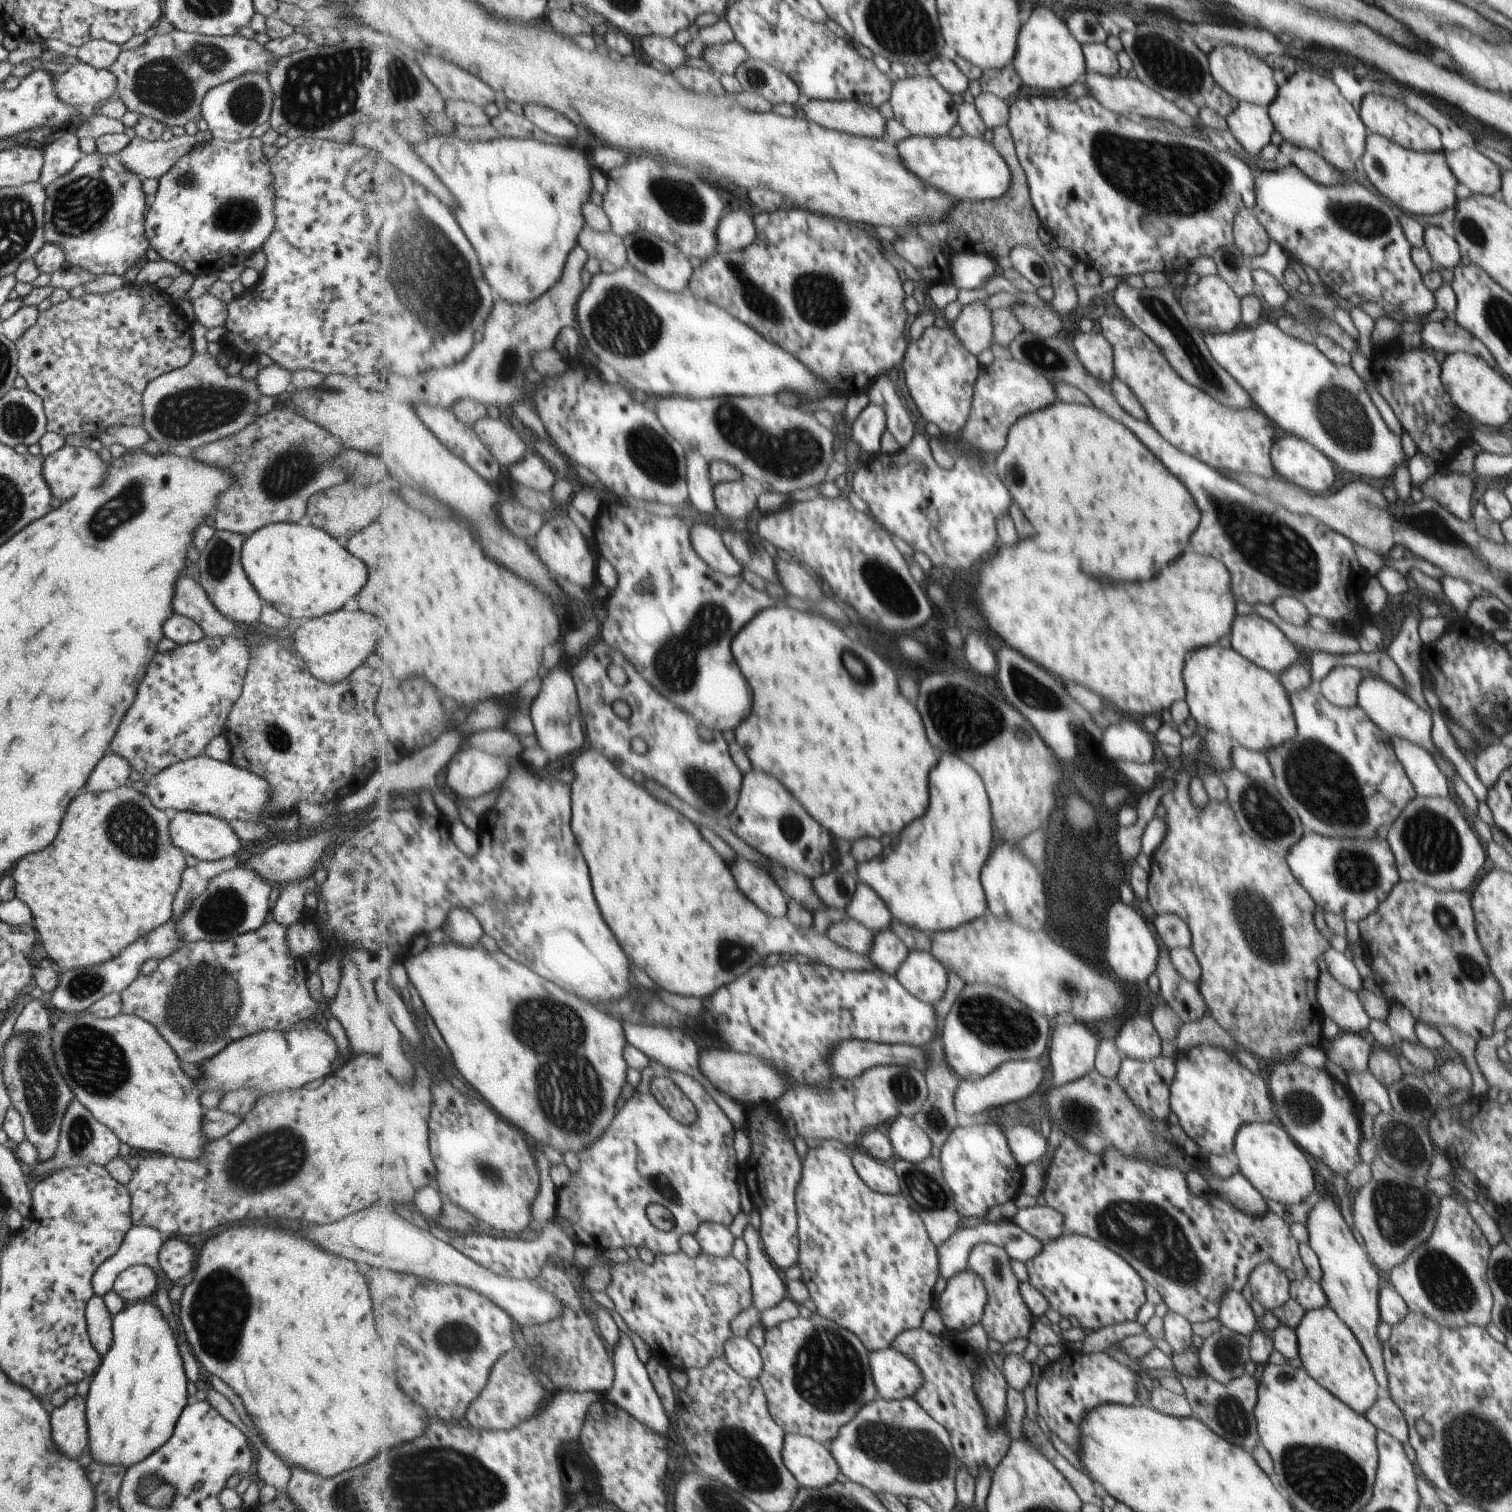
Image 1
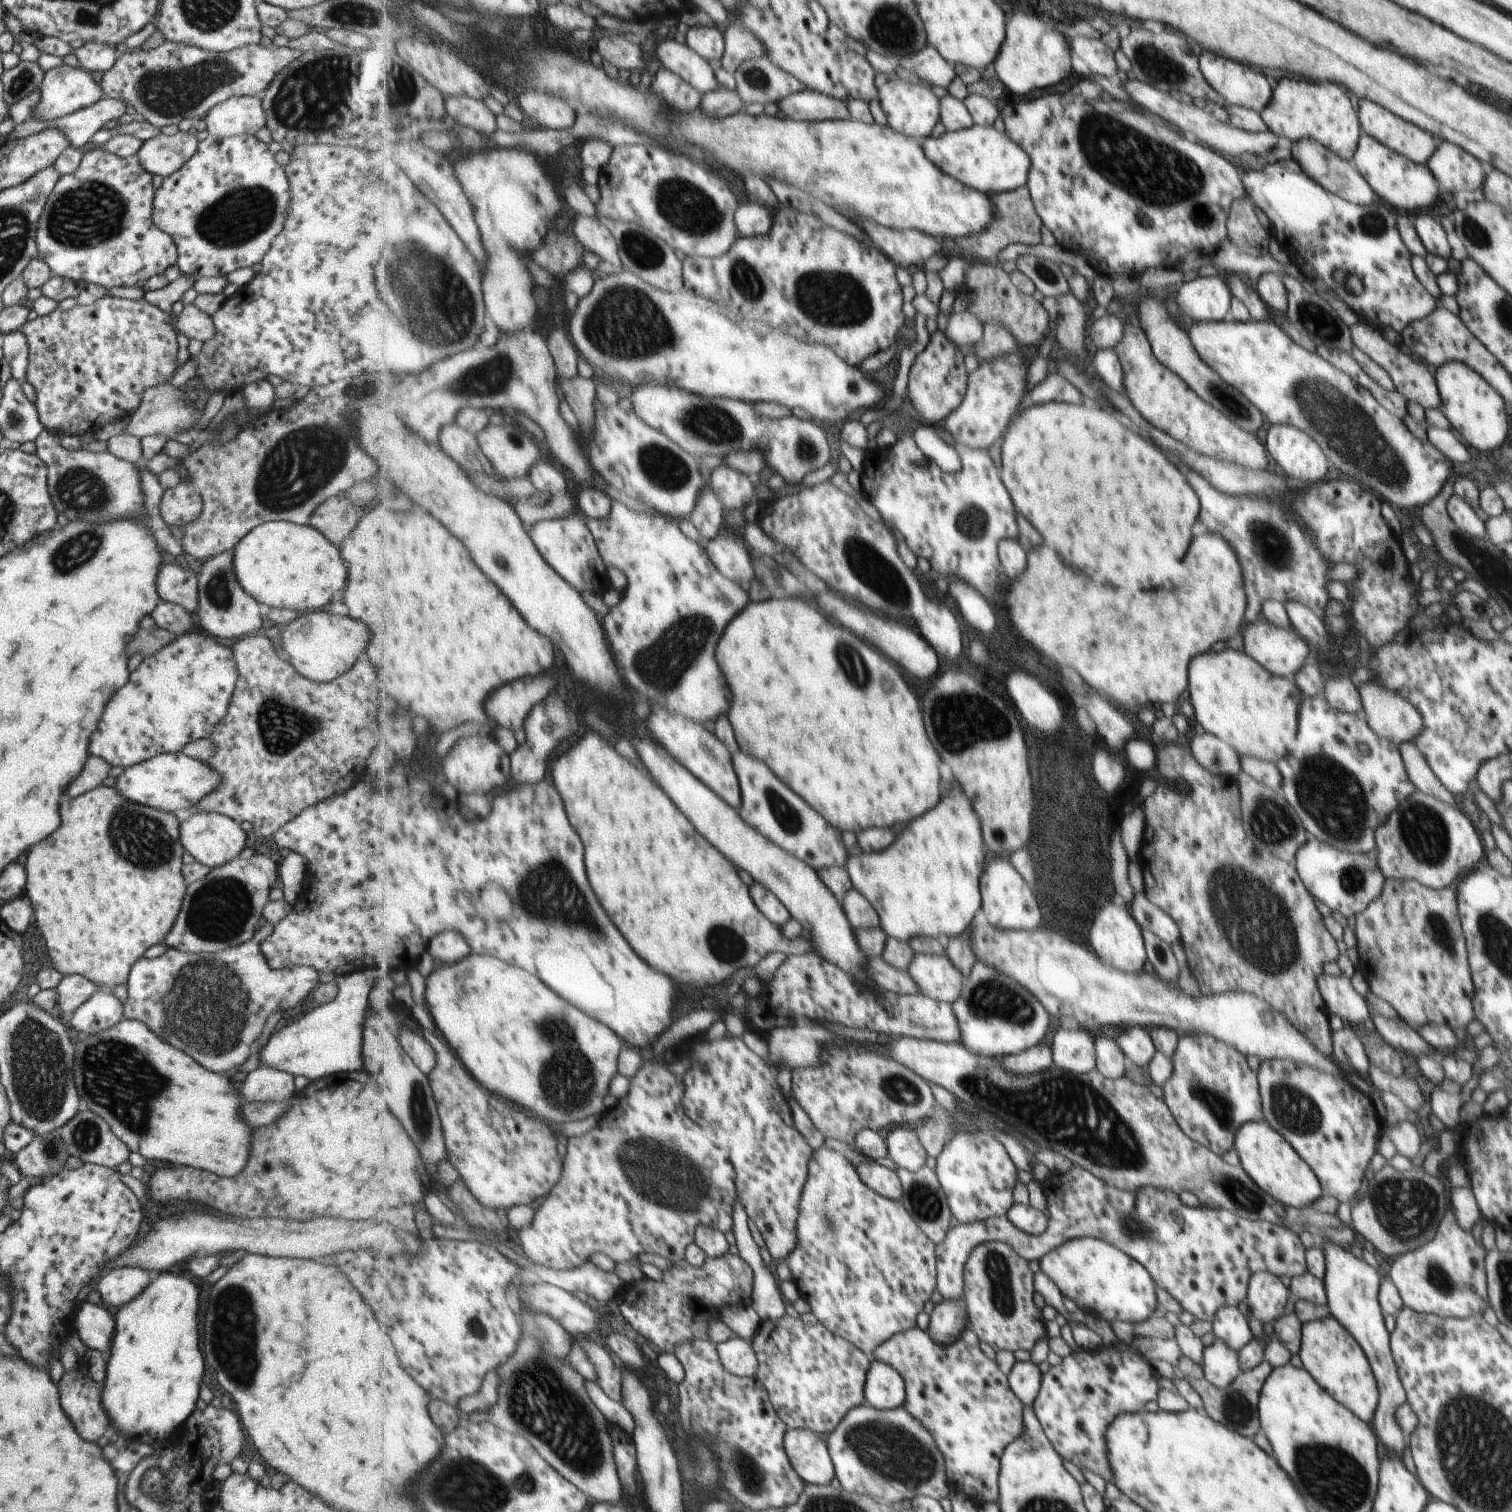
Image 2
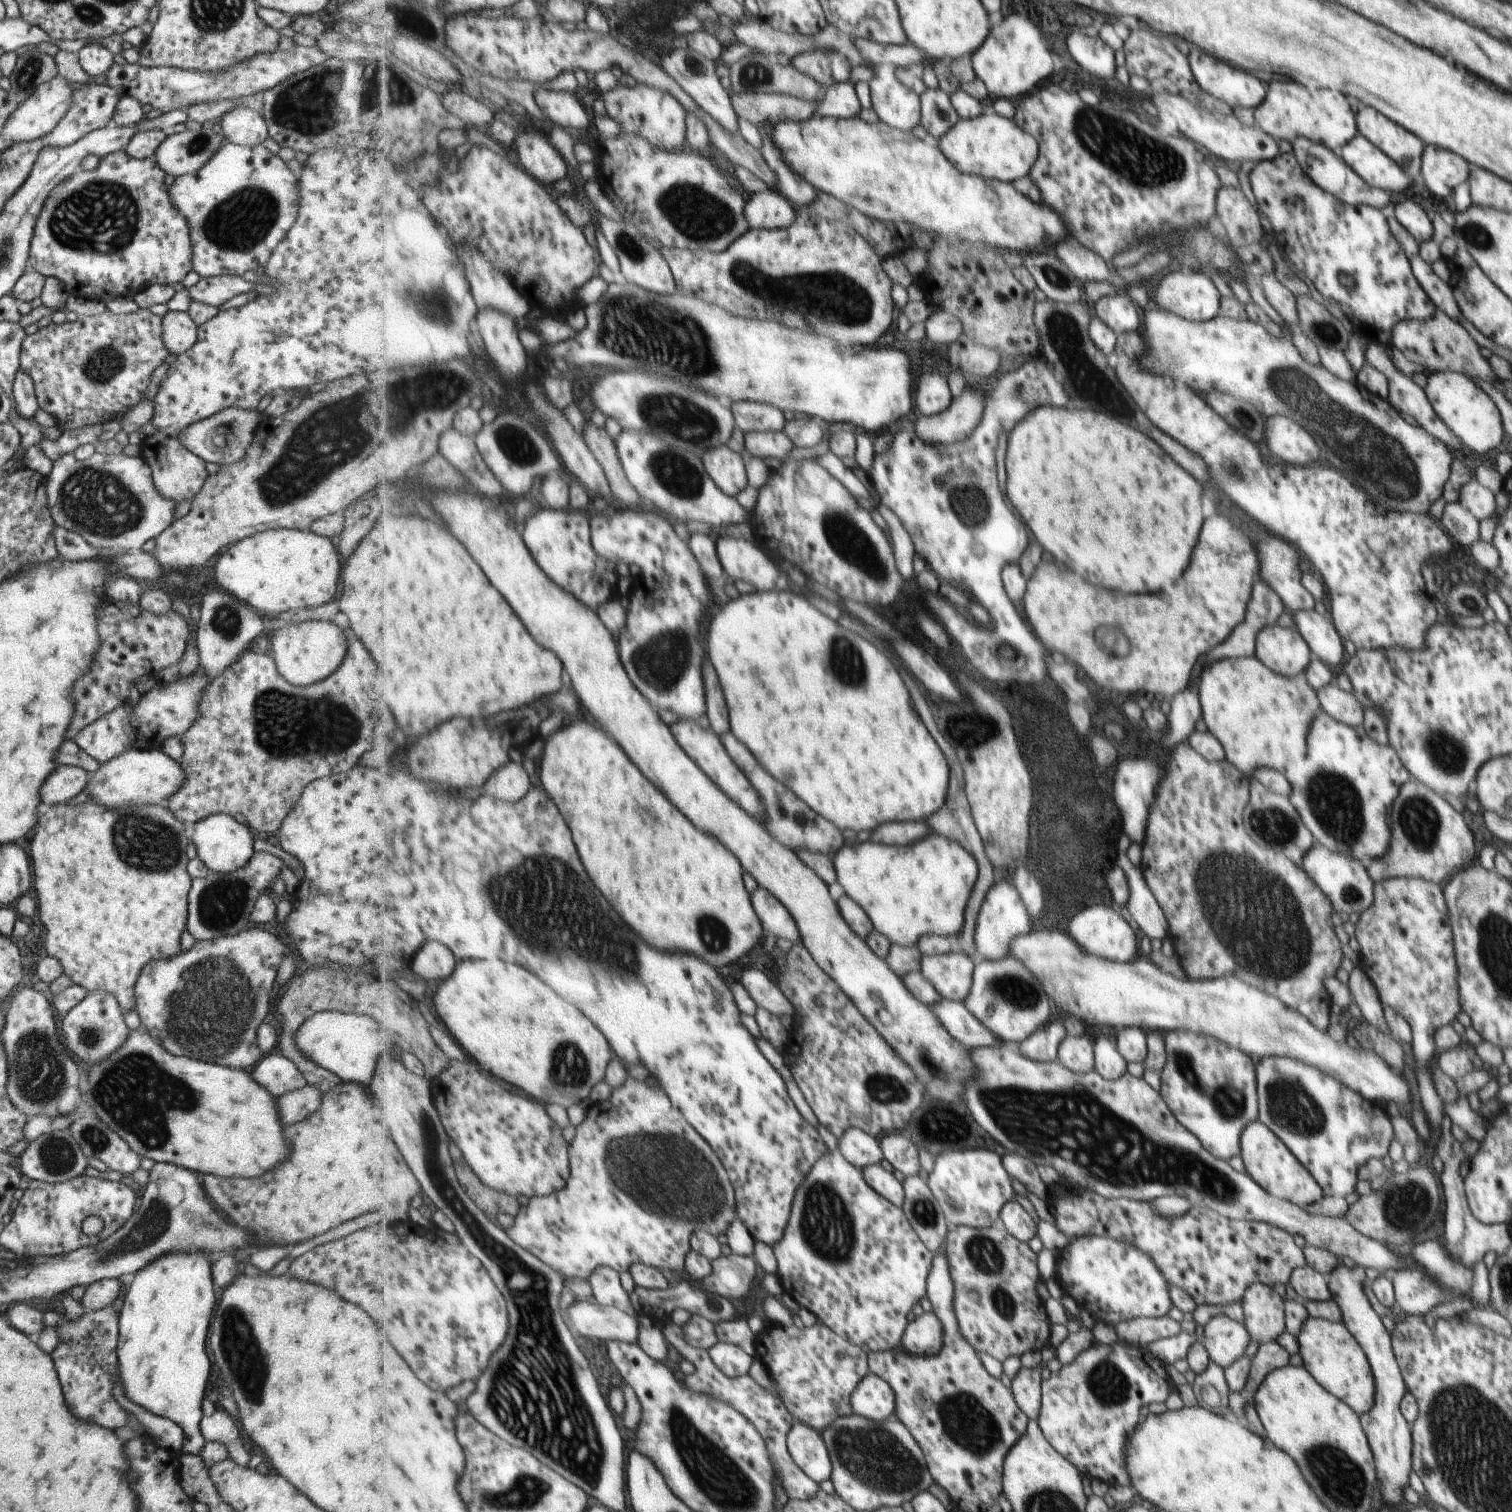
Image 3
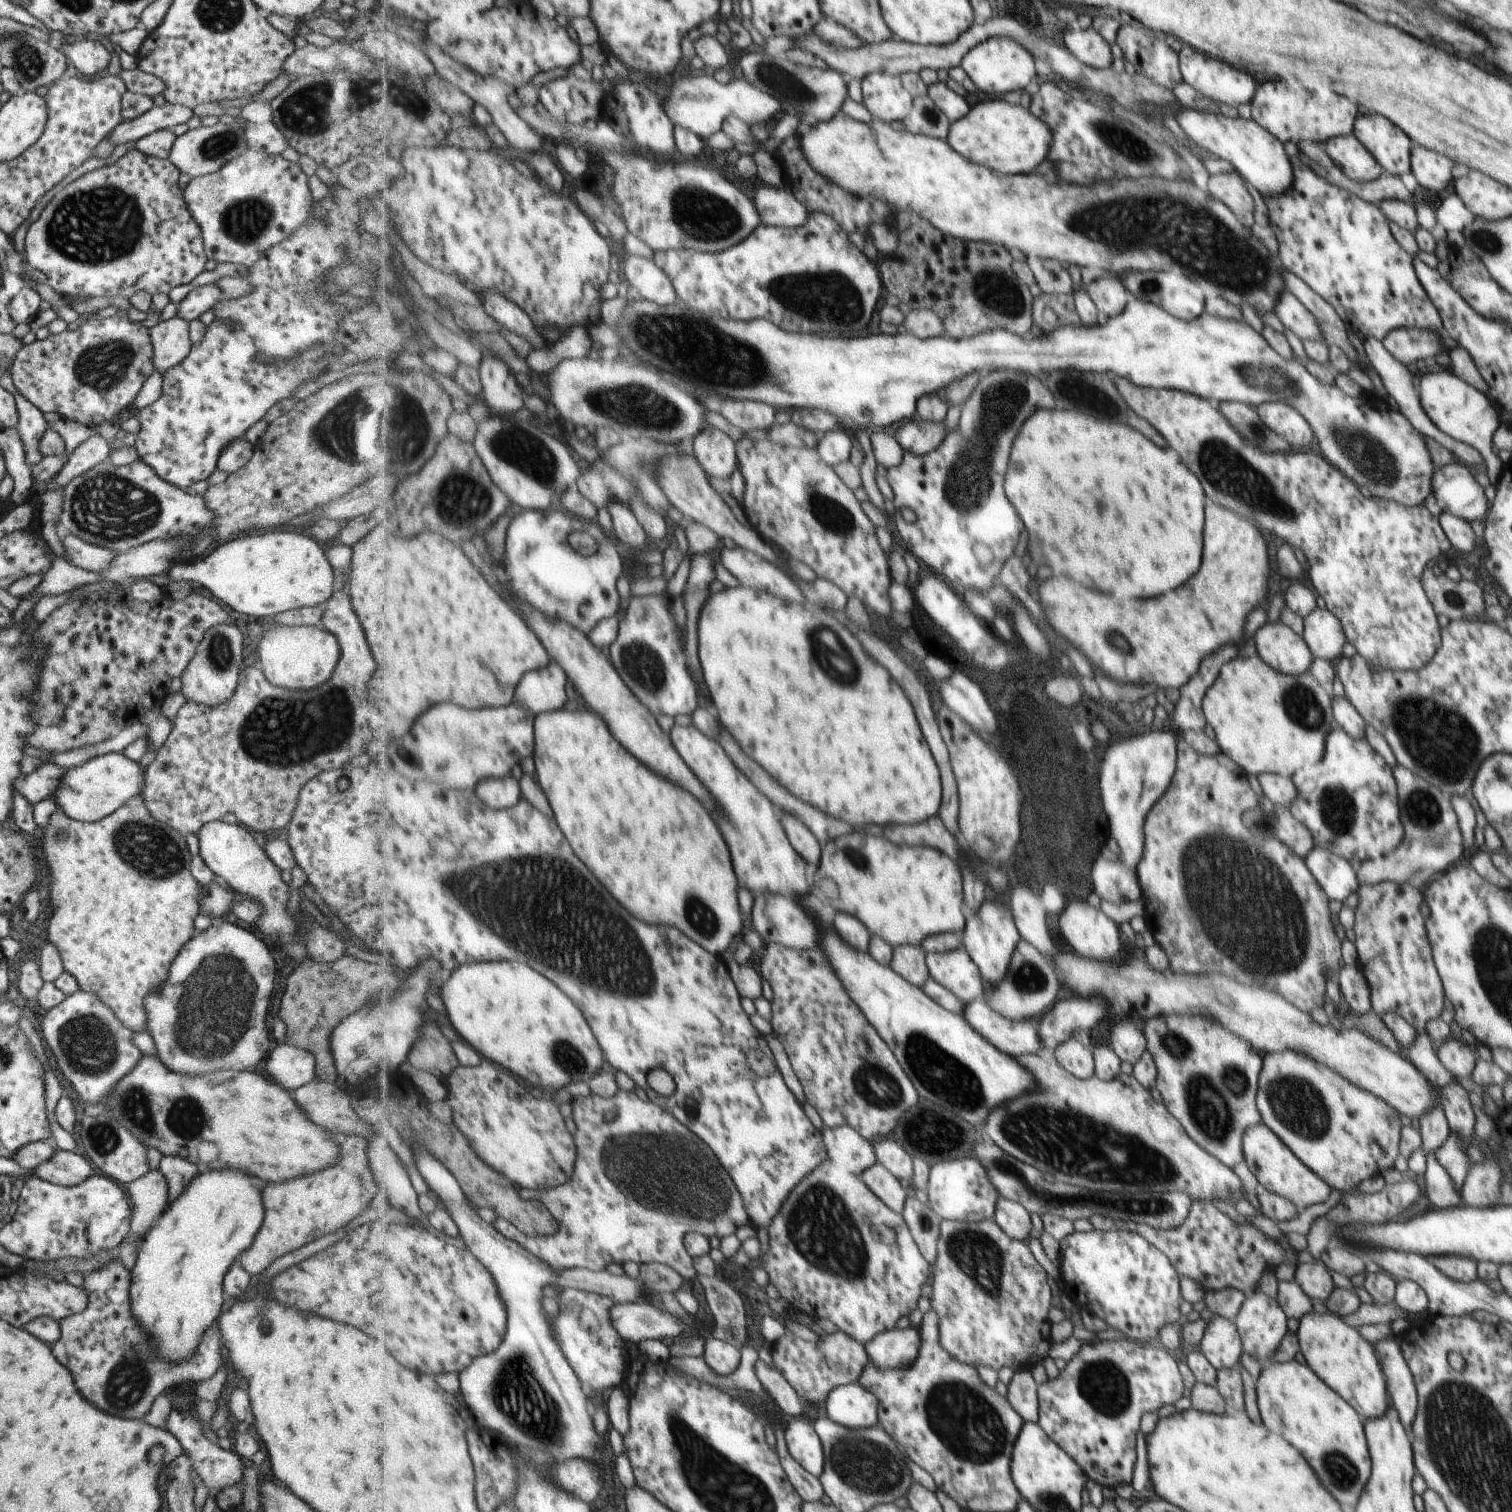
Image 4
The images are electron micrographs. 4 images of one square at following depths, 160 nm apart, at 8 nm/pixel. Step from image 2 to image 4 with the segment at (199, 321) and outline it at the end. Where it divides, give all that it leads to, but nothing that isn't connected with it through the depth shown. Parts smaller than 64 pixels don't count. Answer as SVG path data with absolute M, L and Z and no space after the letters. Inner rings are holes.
M175 315L156 323L149 328L148 333L152 348L150 359L153 362L153 370L160 374L165 374L173 366L177 366L192 347L188 324Z

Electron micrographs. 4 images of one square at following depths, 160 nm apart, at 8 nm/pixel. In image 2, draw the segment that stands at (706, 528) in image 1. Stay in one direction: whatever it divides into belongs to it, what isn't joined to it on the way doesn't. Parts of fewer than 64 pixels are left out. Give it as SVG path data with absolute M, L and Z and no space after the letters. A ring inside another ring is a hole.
M733 535L727 538L713 537L703 543L706 553L715 563L715 566L726 575L727 578L747 578L755 574L752 567L752 559L746 548L745 542L737 539Z

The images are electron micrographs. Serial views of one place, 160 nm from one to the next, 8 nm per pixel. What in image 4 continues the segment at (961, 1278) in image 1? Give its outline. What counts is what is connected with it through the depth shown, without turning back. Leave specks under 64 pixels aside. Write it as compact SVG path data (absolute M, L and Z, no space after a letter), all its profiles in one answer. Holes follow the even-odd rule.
M906 1327L901 1329L887 1330L879 1333L870 1343L865 1344L867 1352L870 1354L870 1362L873 1361L878 1367L888 1369L907 1368L914 1364L919 1358L922 1342L922 1332L919 1327Z

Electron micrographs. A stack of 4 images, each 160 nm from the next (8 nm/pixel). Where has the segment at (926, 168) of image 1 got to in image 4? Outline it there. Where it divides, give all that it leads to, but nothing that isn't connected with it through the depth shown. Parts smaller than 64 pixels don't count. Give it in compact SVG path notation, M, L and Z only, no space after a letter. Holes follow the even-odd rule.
M988 100L980 103L970 109L969 114L962 119L955 121L950 126L949 136L947 142L954 147L954 149L968 158L971 162L978 165L1003 172L1003 174L1031 174L1039 168L1039 164L1045 158L1047 152L1047 144L1051 140L1049 136L1050 130L1043 124L1043 121L1034 115L1029 108L1021 108L1017 102L1009 102L1001 100Z

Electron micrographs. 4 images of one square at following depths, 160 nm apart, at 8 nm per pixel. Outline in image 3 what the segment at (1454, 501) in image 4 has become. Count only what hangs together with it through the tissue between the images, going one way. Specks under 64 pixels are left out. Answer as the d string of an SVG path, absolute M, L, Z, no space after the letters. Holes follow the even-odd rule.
M1474 479L1460 486L1455 502L1477 522L1489 518L1495 510L1493 494Z

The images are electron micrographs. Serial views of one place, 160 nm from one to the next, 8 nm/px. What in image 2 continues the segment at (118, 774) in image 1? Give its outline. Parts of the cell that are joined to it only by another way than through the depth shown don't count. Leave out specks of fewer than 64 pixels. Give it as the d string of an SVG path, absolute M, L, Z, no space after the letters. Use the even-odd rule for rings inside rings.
M89 754L81 772L69 783L67 796L75 798L92 788L102 786L101 782L107 778L111 765L102 758Z

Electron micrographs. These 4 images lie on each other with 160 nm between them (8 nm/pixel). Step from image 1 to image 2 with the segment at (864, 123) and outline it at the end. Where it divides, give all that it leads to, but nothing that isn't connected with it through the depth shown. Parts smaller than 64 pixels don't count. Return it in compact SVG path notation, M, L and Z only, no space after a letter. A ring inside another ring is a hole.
M803 88L797 94L778 101L777 106L787 117L800 121L838 121L851 119L848 102L848 100Z

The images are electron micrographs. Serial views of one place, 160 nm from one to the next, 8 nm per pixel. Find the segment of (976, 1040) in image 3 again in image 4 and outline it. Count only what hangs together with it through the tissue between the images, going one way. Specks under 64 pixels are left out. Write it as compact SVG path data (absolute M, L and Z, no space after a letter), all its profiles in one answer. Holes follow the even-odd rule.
M985 998L966 1003L963 1016L980 1035L1008 1055L1037 1054L1042 1049L1035 1022L1013 1022L995 1012Z

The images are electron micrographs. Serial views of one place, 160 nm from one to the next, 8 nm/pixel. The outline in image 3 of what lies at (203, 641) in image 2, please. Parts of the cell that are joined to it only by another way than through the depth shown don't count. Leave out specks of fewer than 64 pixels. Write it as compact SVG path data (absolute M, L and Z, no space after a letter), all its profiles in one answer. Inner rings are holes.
M196 668L187 678L179 678L171 684L157 682L151 690L140 694L135 704L125 702L121 704L121 708L117 706L109 714L103 714L103 718L79 730L72 742L100 764L109 762L117 754L123 754L123 750L131 750L132 747L159 750L163 740L170 736L181 737L195 722L197 704L209 684L209 678L203 674L201 668Z

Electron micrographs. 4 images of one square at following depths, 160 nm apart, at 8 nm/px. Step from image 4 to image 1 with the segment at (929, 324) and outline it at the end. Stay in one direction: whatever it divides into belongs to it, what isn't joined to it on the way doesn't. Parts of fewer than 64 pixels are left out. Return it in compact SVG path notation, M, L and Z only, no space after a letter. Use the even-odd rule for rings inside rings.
M976 300L965 305L953 322L953 330L963 346L975 356L989 350L996 340L993 313L984 300Z

